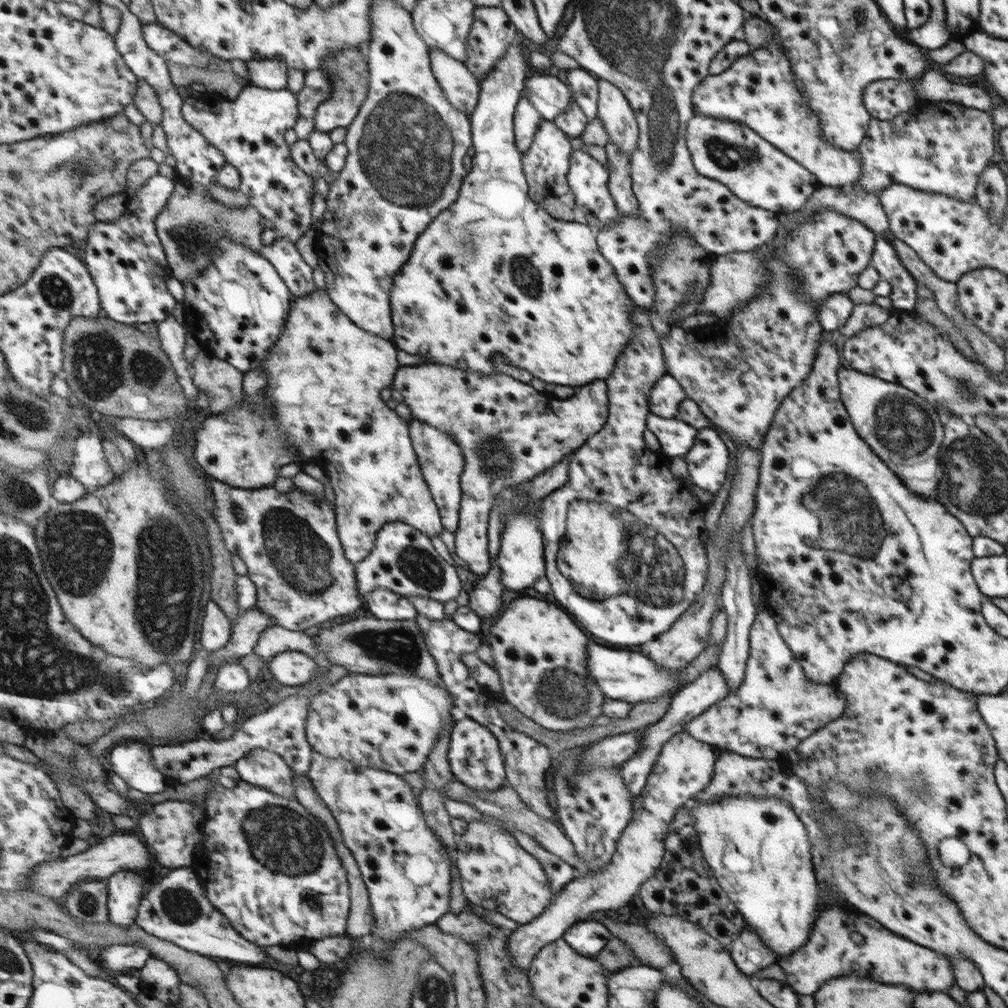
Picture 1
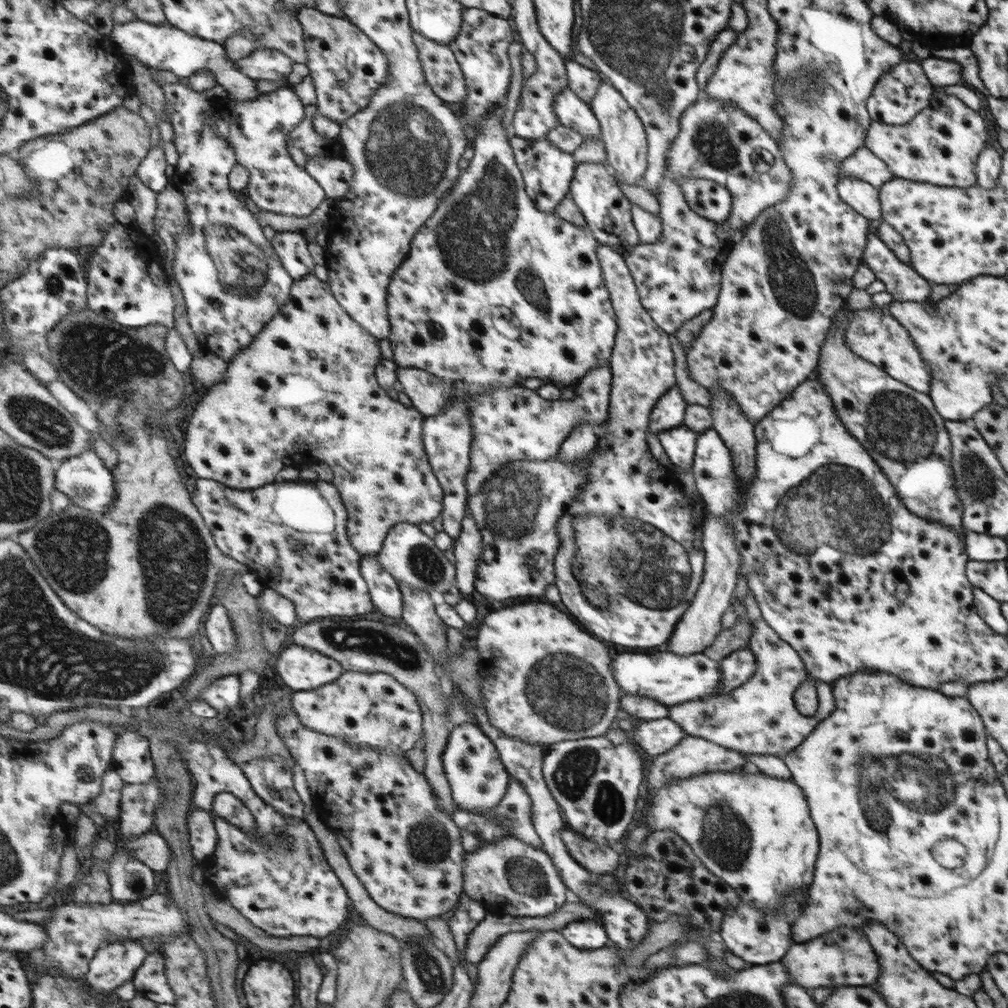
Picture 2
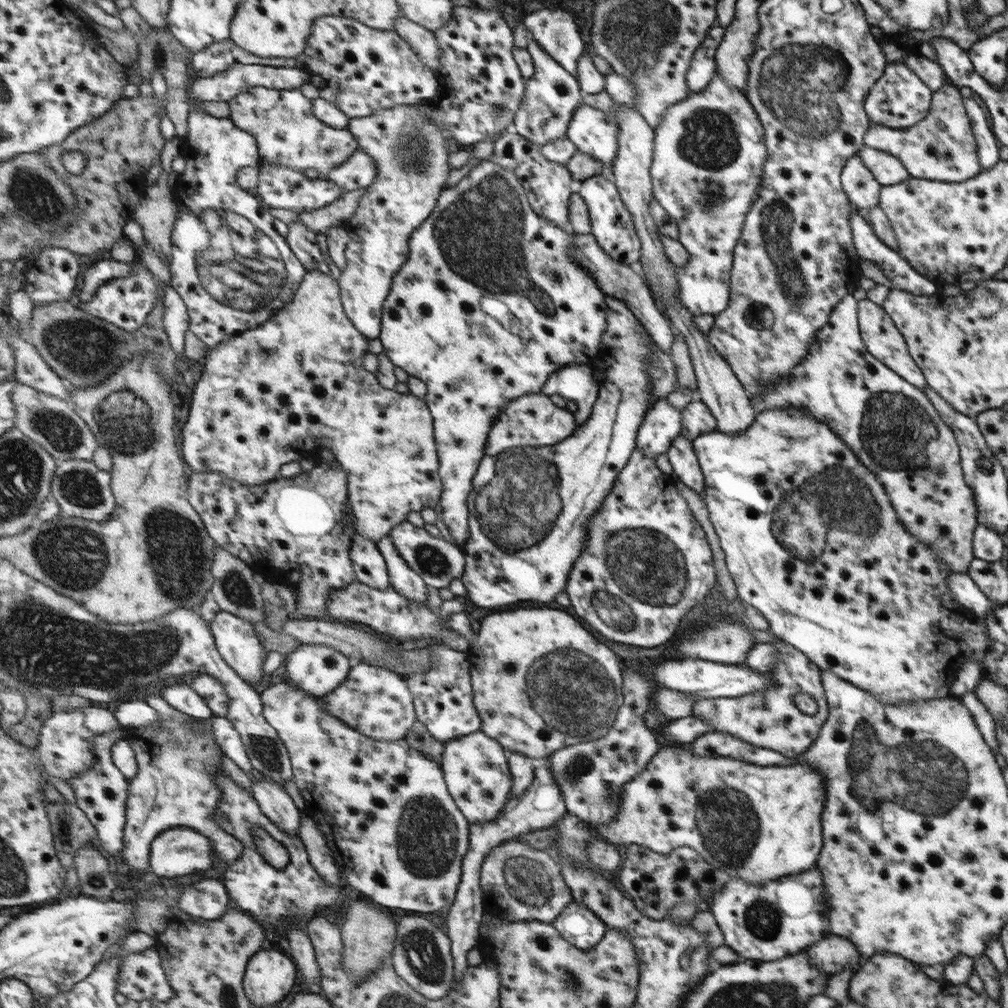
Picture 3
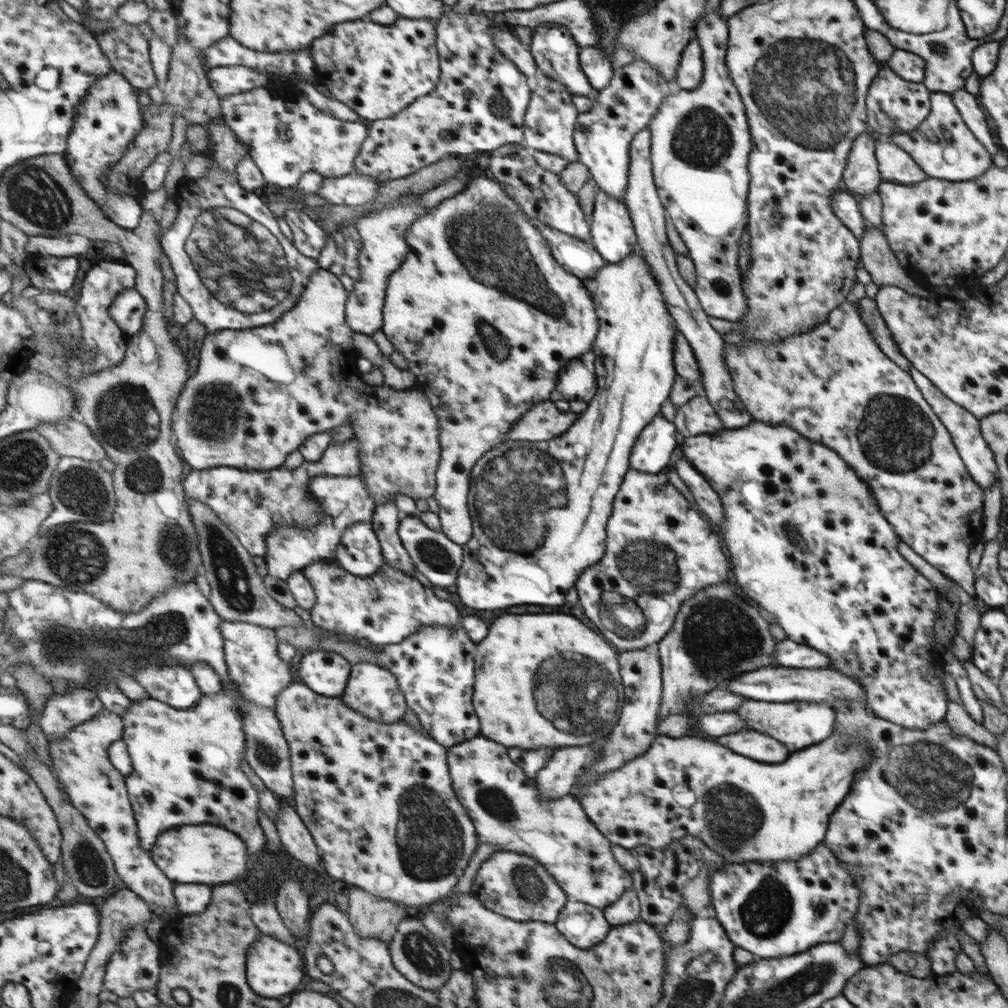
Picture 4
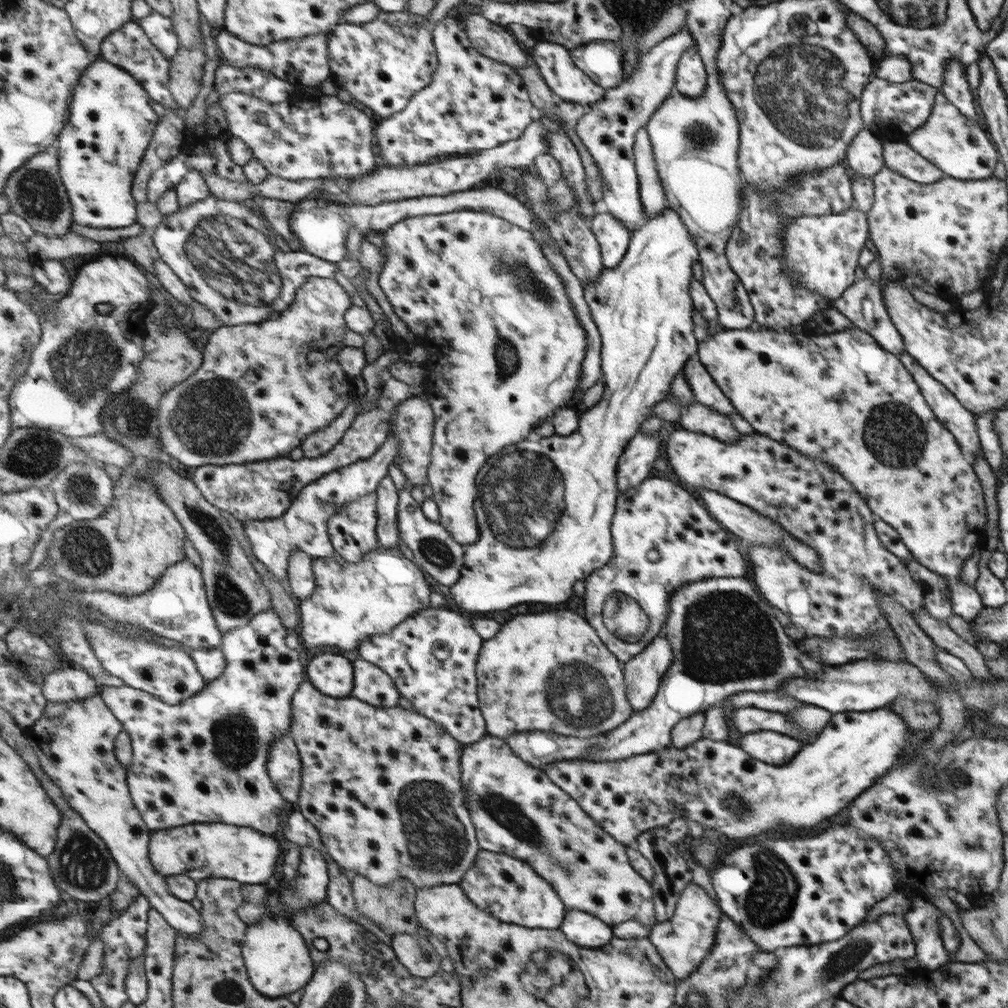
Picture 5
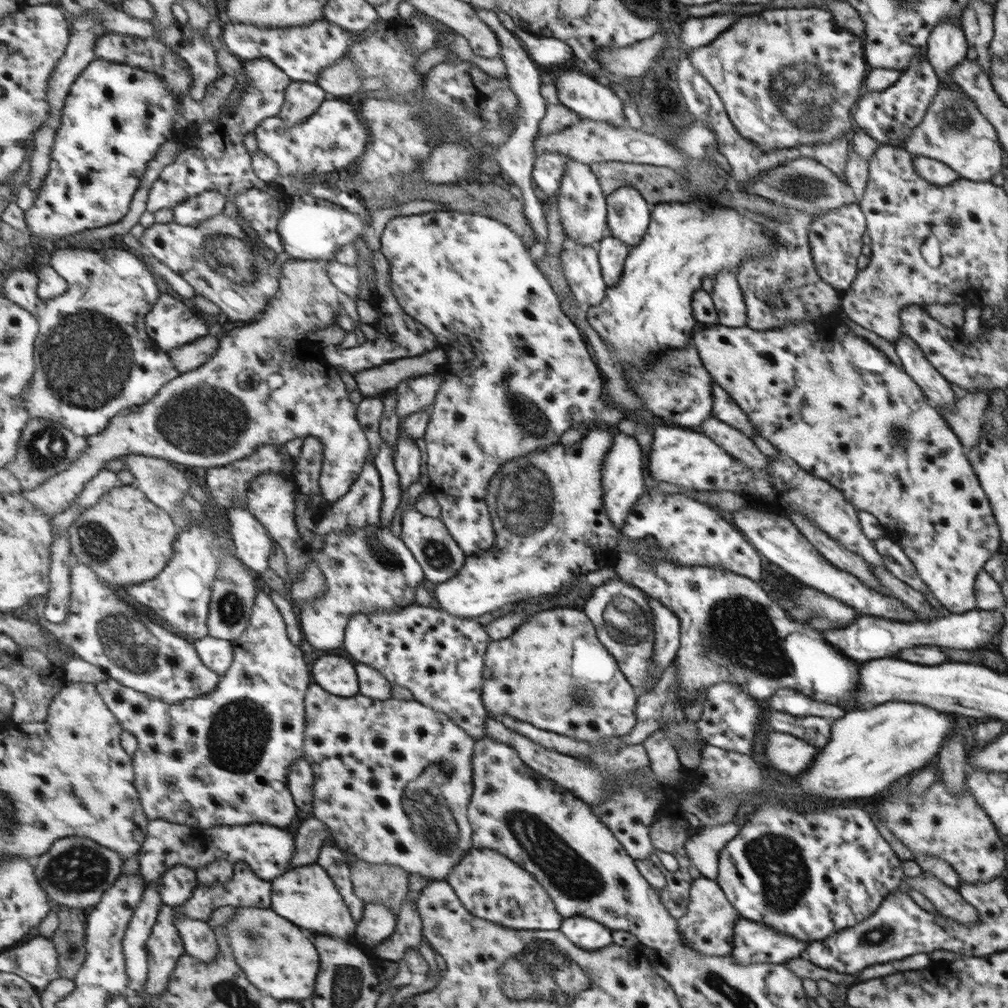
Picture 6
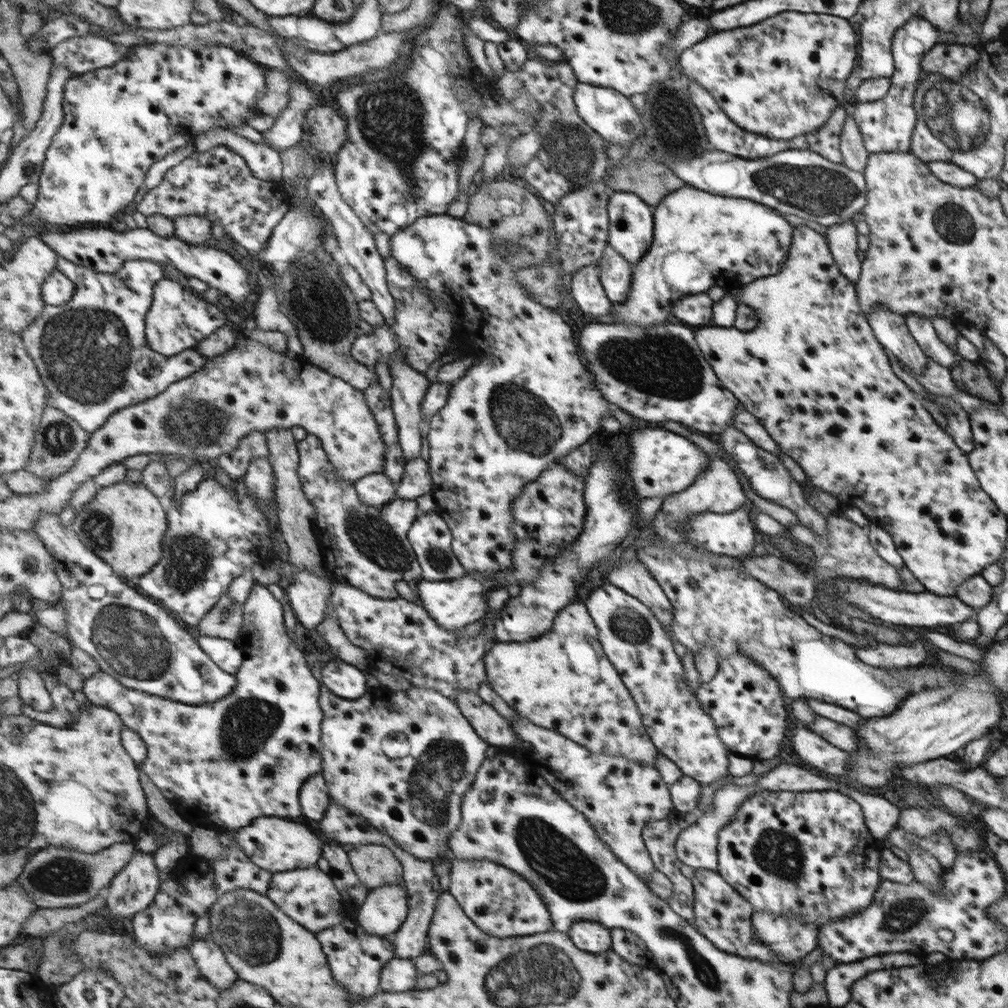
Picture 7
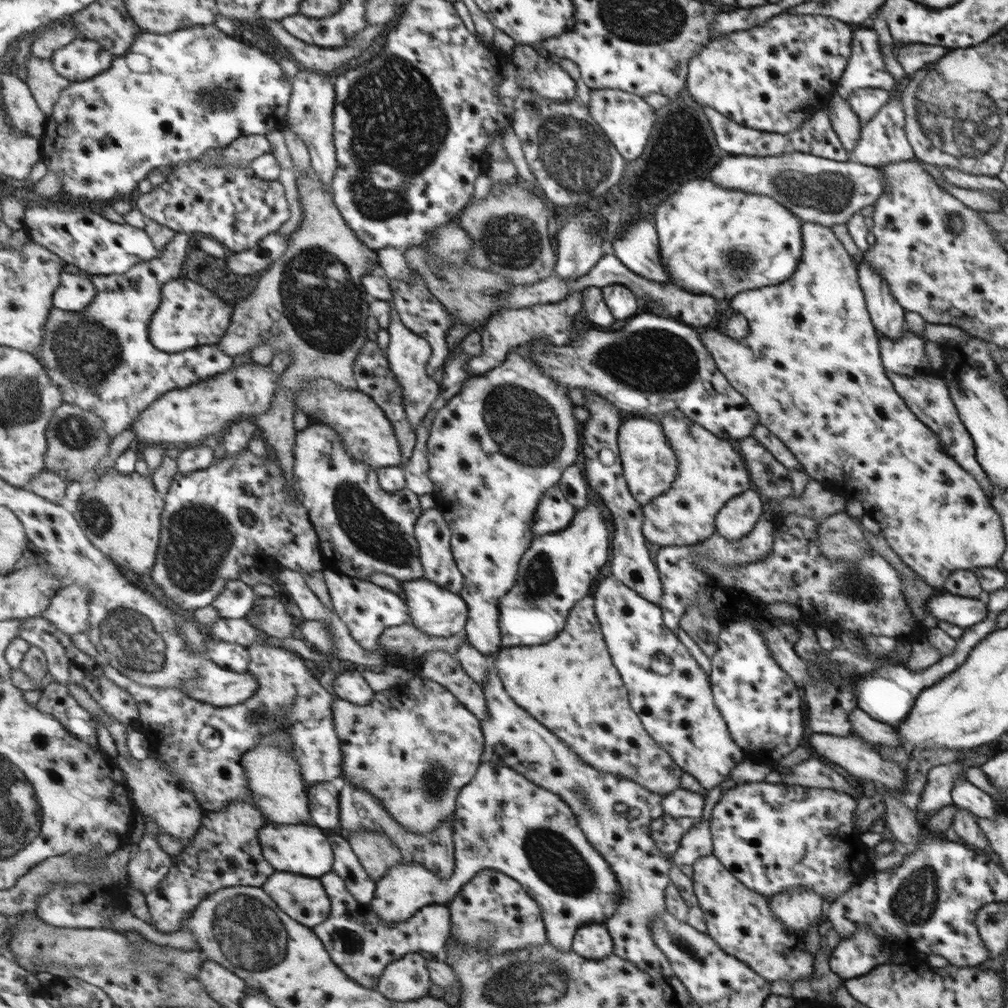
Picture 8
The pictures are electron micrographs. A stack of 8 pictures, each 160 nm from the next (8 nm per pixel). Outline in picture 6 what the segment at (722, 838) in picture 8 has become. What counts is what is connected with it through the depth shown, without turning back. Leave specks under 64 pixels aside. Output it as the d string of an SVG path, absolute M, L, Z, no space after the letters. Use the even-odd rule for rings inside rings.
M773 798L747 816L739 832L718 852L717 864L715 880L739 919L769 925L806 944L825 940L832 932L868 919L880 908L885 896L900 890L904 882L901 861L857 804L809 804L795 808Z

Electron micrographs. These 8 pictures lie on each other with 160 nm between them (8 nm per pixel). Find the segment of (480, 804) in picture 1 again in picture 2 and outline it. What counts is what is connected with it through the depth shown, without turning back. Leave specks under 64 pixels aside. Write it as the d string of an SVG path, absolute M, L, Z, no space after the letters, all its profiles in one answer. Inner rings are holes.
M569 828L560 830L560 839L567 852L594 876L614 872L620 861L620 852L607 845L597 844Z

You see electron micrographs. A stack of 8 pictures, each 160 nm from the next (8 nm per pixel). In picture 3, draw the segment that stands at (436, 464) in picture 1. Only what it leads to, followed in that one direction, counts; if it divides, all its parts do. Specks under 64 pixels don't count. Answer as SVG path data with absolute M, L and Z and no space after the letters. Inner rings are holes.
M491 157L481 161L481 164L473 167L469 174L463 177L455 186L445 188L436 210L432 211L429 218L412 234L410 243L410 257L402 270L395 276L392 291L384 304L382 333L380 339L384 344L384 352L401 367L409 376L415 376L428 383L427 404L433 414L433 426L435 426L436 442L440 456L440 476L444 483L444 491L440 500L443 522L447 526L452 539L462 546L468 543L470 533L470 506L469 498L474 489L474 478L478 474L480 462L486 455L489 433L493 429L493 423L501 415L501 411L507 407L509 401L521 399L529 394L541 393L547 376L561 366L555 364L585 364L589 356L593 356L600 346L600 338L607 330L607 304L604 303L605 292L592 279L587 268L583 268L570 254L574 247L572 244L572 232L565 232L563 228L557 228L552 221L537 213L529 201L528 192L519 177L512 171L495 164ZM485 296L495 296L507 306L511 306L511 312L519 318L521 330L517 334L509 332L497 318L483 312L481 300Z

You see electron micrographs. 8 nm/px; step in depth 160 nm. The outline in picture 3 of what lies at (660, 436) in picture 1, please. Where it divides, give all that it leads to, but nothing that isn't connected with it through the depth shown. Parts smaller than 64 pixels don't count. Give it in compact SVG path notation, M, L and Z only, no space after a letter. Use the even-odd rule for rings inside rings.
M678 435L665 453L667 454L667 462L673 469L672 475L703 499L704 480L691 442Z

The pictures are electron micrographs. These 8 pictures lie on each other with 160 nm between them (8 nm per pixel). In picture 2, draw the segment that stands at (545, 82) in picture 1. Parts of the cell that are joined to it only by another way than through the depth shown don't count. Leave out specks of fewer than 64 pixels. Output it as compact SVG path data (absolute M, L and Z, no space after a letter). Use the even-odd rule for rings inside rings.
M567 87L554 96L553 108L561 126L572 128L583 138L599 137L601 128L588 104Z

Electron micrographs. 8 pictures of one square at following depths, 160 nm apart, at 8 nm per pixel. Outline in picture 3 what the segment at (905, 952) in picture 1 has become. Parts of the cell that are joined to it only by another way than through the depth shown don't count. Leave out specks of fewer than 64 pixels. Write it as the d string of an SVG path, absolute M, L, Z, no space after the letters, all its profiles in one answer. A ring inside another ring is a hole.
M833 934L817 940L817 943L805 949L803 954L807 954L807 960L819 967L820 971L827 973L828 978L847 964L851 964L852 972L855 972L863 962L853 942Z

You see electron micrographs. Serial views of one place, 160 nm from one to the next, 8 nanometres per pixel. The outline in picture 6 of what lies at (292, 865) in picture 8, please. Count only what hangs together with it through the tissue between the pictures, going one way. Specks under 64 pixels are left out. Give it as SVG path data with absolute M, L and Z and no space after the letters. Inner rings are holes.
M155 819L148 822L148 835L140 850L139 860L145 882L150 885L177 864L199 870L210 862L225 859L233 864L247 863L261 880L273 882L293 868L296 835L277 825L251 823L241 826L223 824L209 829L194 828L173 821Z

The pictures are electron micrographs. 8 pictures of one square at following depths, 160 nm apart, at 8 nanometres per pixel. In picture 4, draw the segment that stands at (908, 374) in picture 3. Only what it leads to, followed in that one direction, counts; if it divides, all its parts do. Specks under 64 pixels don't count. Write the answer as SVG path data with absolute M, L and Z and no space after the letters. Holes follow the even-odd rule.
M863 297L859 299L859 316L864 325L869 329L870 335L881 349L881 352L888 356L897 366L908 372L908 359L899 351L899 346L892 339L891 332L880 312L876 309L876 303L873 299Z

